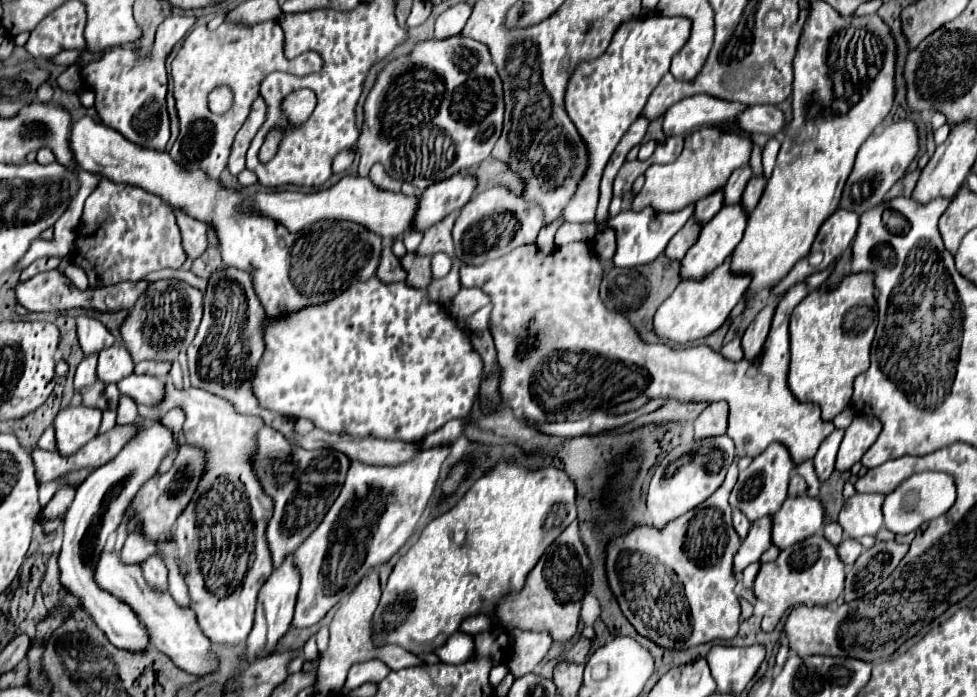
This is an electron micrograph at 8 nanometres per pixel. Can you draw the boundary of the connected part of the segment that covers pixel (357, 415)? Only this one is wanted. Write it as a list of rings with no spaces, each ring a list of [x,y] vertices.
[[[377,275],[369,277],[367,281],[353,283],[353,287],[347,287],[341,295],[333,297],[329,303],[321,303],[319,307],[305,307],[301,311],[295,311],[293,315],[281,315],[281,319],[265,317],[265,355],[261,357],[261,363],[257,365],[257,371],[251,379],[251,391],[261,403],[261,407],[275,411],[285,417],[295,417],[295,419],[309,419],[315,423],[315,427],[329,431],[329,433],[347,433],[347,435],[357,435],[357,437],[377,437],[377,439],[401,439],[401,441],[421,441],[429,433],[437,431],[441,425],[445,425],[451,419],[457,417],[467,417],[473,409],[481,375],[483,375],[483,363],[481,355],[477,355],[473,343],[471,343],[471,333],[463,331],[441,303],[435,303],[429,299],[427,289],[417,289],[413,285],[407,285],[407,281],[399,283],[383,283]]]

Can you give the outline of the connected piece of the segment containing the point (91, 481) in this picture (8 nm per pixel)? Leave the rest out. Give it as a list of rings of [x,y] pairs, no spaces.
[[[161,421],[149,423],[149,427],[141,429],[121,451],[115,459],[101,465],[97,471],[93,471],[83,485],[77,489],[75,501],[71,503],[67,515],[65,515],[65,527],[63,527],[63,547],[59,553],[59,571],[61,571],[61,585],[81,599],[81,607],[85,613],[91,615],[91,619],[97,623],[97,627],[107,635],[107,639],[119,647],[129,651],[139,651],[147,647],[149,635],[145,627],[139,623],[131,607],[117,597],[113,597],[107,591],[101,591],[93,579],[93,567],[97,567],[97,559],[101,557],[101,551],[105,547],[105,541],[111,533],[117,531],[119,523],[125,517],[127,507],[131,505],[137,491],[151,479],[161,461],[171,451],[179,451],[181,441],[173,435],[169,427],[165,427]]]

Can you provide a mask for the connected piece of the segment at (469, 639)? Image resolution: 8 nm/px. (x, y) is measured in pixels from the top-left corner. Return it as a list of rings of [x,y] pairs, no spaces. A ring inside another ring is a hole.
[[[457,631],[453,633],[447,643],[443,647],[439,647],[435,651],[439,655],[439,659],[443,663],[449,663],[449,665],[461,665],[461,663],[467,663],[469,659],[473,659],[475,655],[475,643],[473,643],[473,635],[469,633],[463,633],[463,631]]]

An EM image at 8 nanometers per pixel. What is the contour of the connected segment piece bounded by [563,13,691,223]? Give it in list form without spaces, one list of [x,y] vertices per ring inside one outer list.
[[[649,13],[631,19],[615,31],[611,45],[599,59],[581,63],[573,73],[565,93],[565,109],[571,121],[575,123],[577,131],[581,133],[583,141],[587,143],[591,165],[563,213],[565,221],[587,223],[595,219],[603,167],[607,165],[613,149],[627,133],[631,123],[639,117],[649,93],[657,87],[663,75],[669,73],[673,55],[677,55],[677,51],[681,51],[681,47],[685,47],[685,43],[689,41],[689,31],[691,23],[685,17]]]

